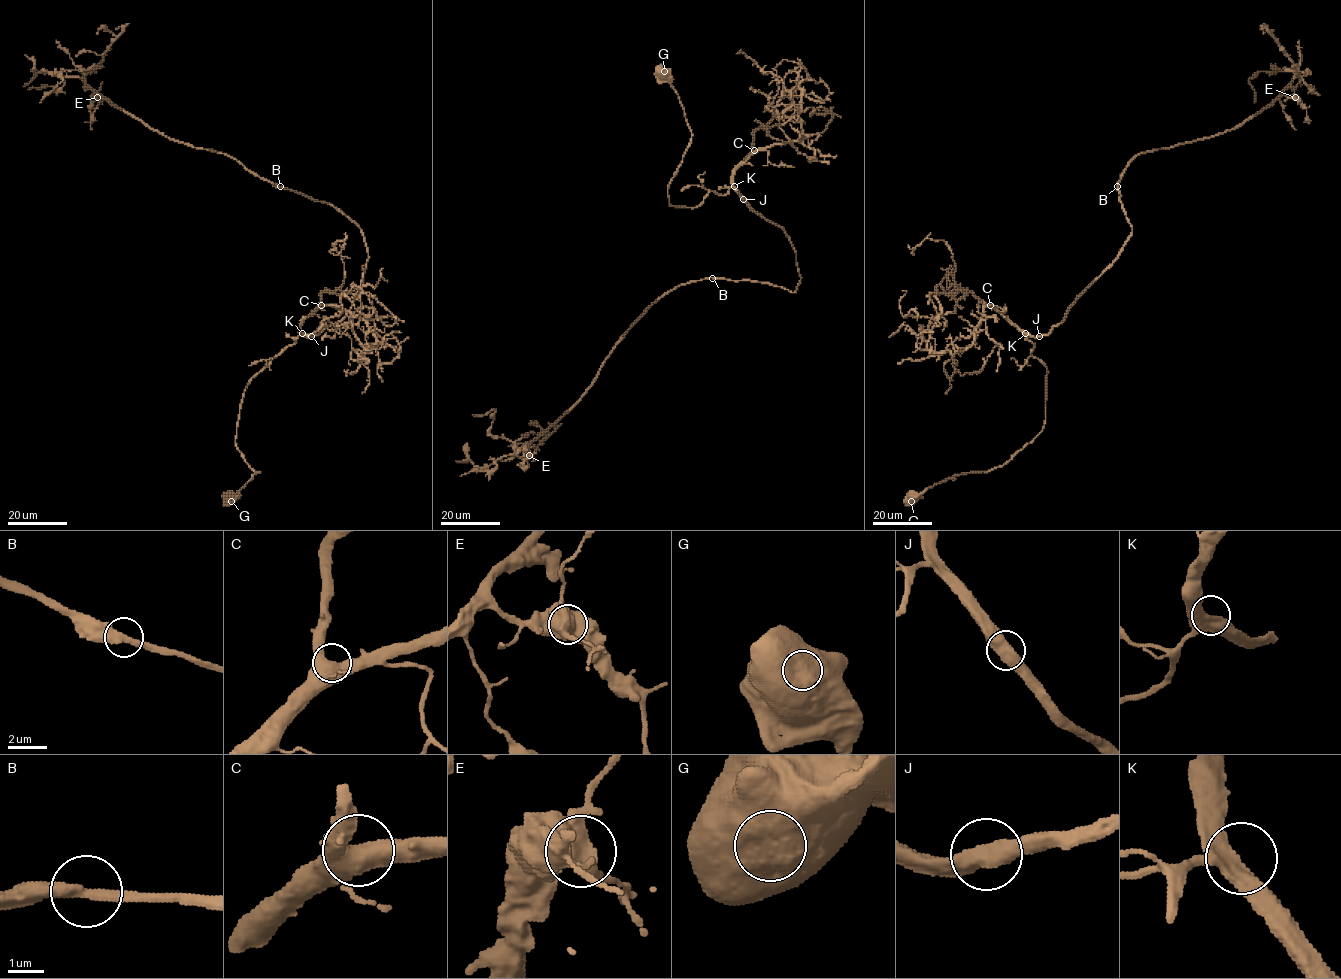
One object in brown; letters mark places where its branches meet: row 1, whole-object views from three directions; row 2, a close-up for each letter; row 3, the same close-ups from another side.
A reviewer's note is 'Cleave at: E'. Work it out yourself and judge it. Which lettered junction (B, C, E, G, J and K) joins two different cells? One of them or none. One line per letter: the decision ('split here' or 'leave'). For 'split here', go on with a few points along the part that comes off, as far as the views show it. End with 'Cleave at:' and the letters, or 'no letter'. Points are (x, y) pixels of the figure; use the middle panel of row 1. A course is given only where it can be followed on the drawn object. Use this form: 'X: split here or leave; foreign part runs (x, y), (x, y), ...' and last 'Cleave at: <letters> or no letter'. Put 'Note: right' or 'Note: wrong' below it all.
B: leave
C: leave
E: leave
G: leave
J: leave
K: leave
Cleave at: no letter
Note: wrong

